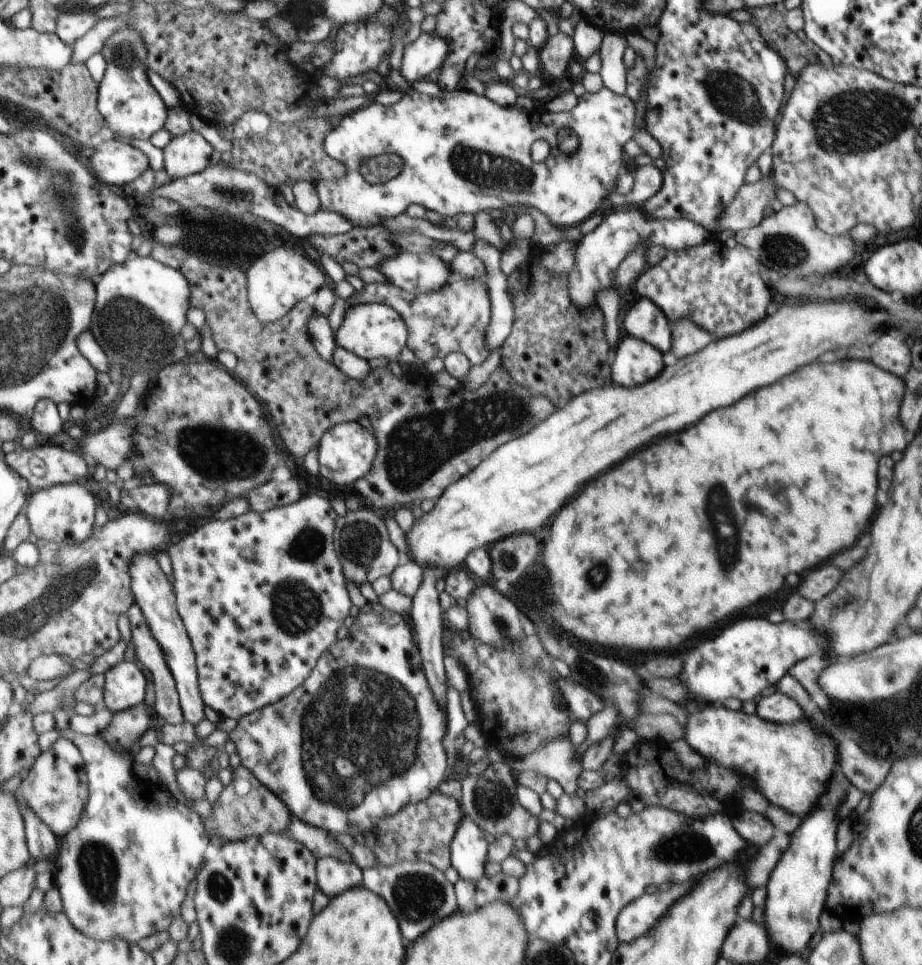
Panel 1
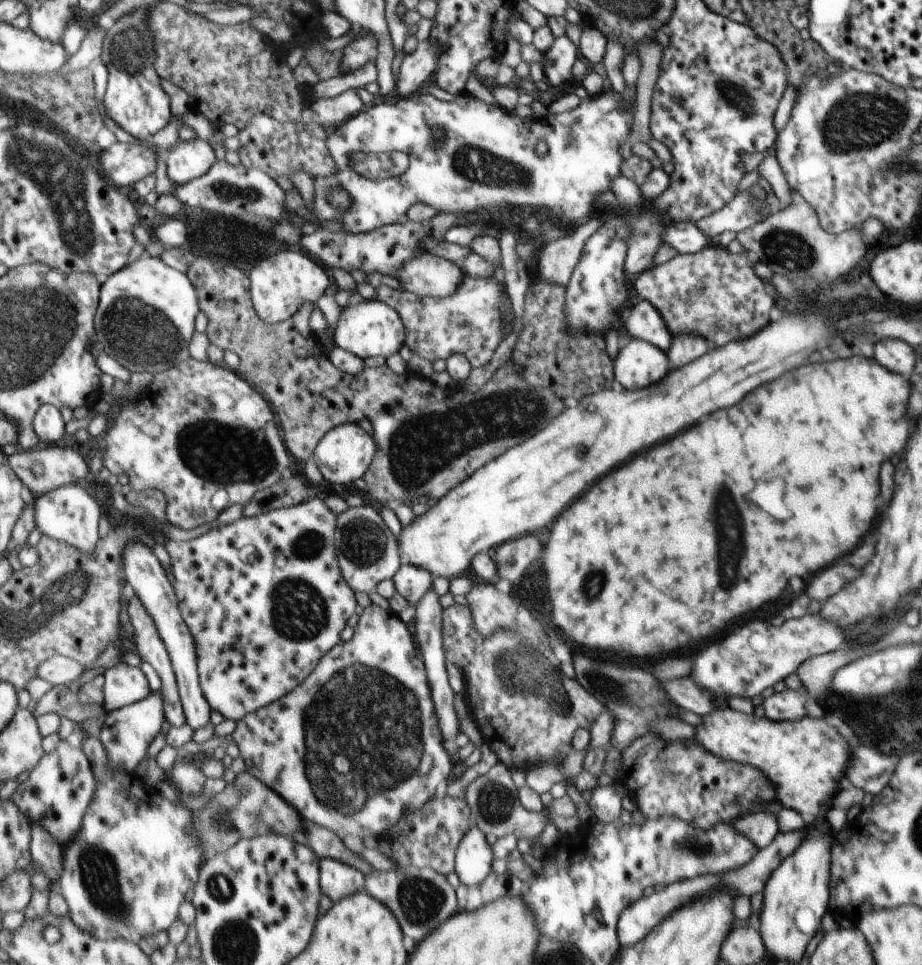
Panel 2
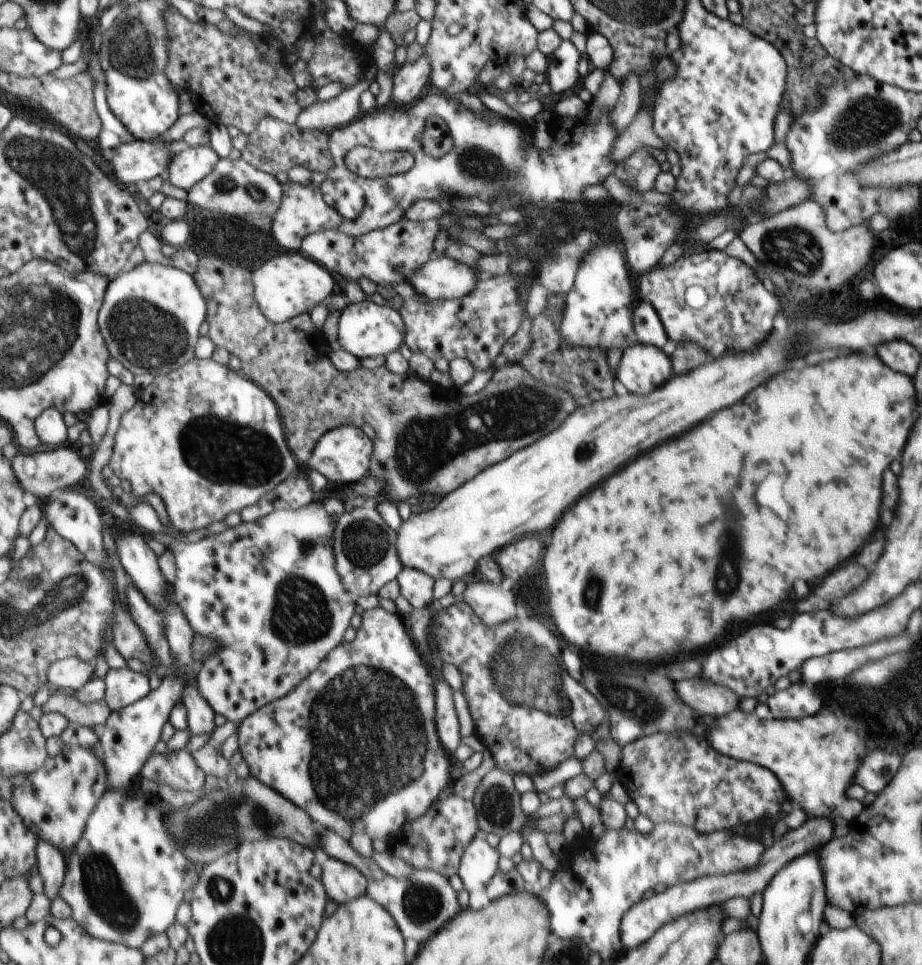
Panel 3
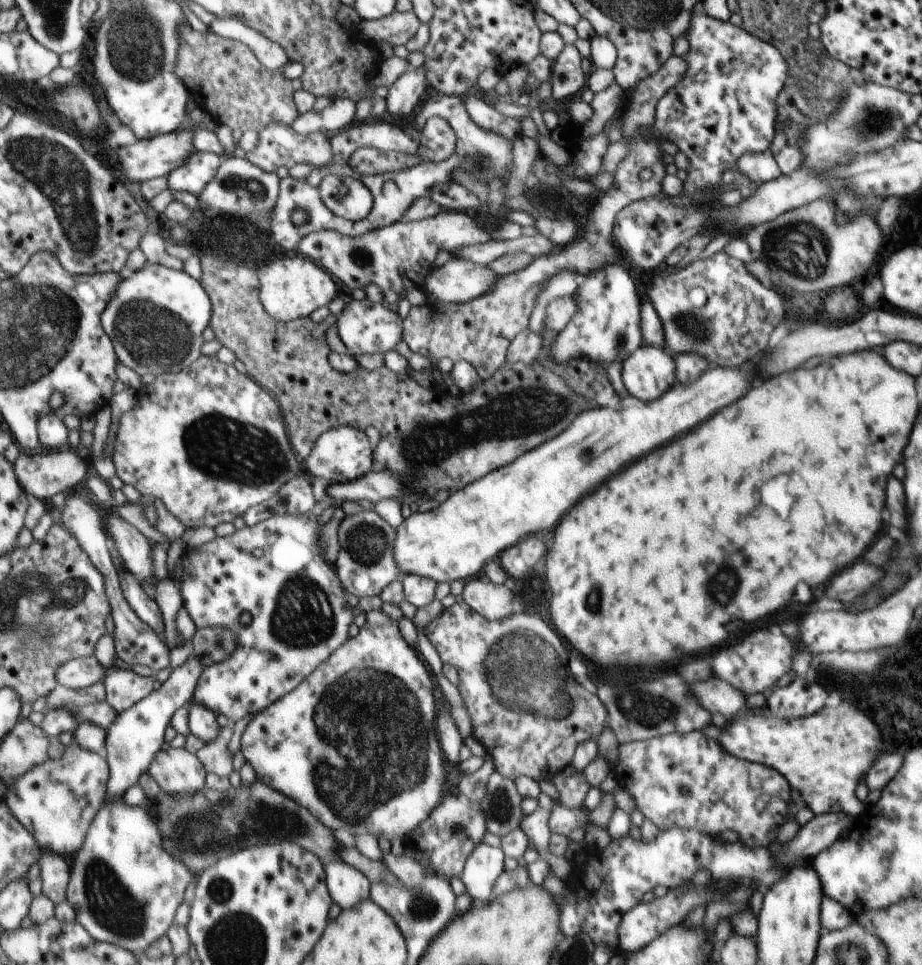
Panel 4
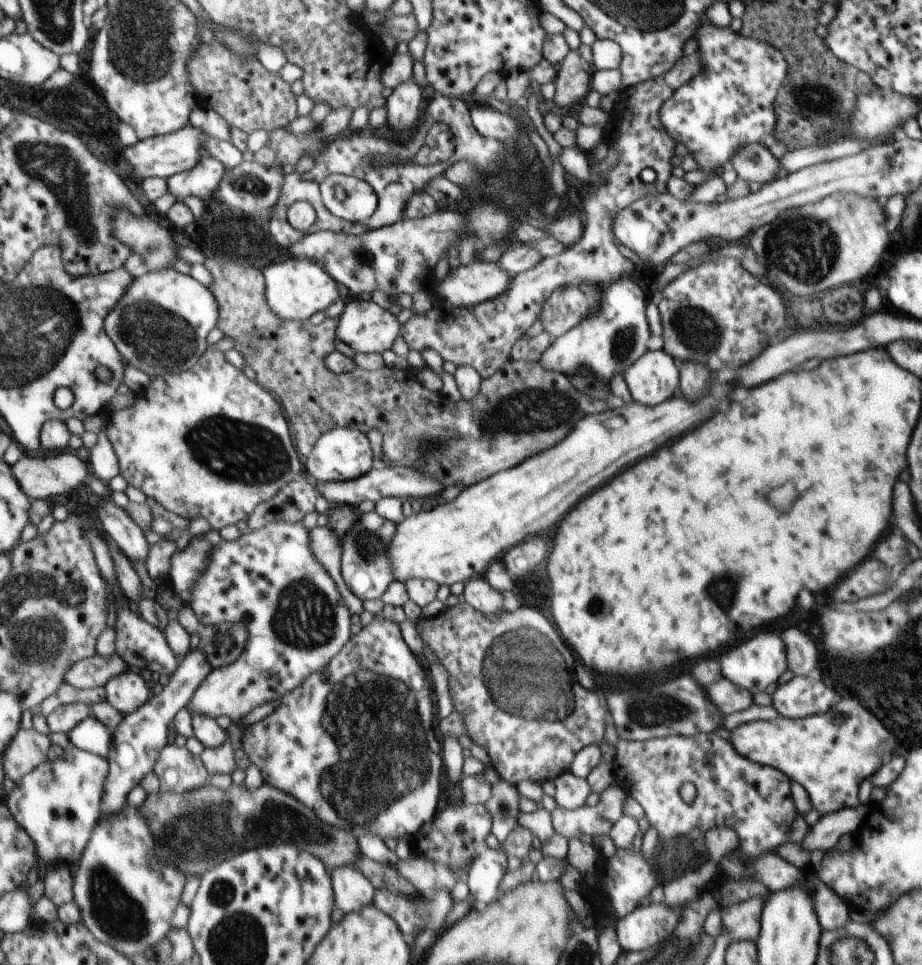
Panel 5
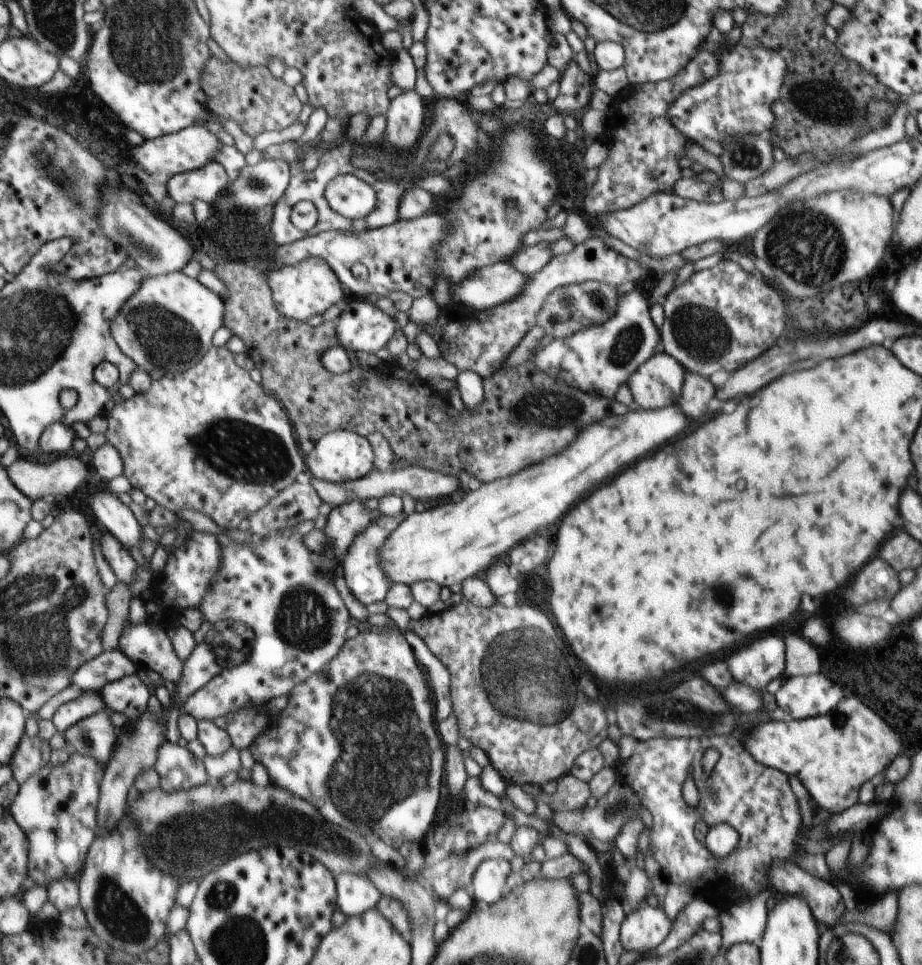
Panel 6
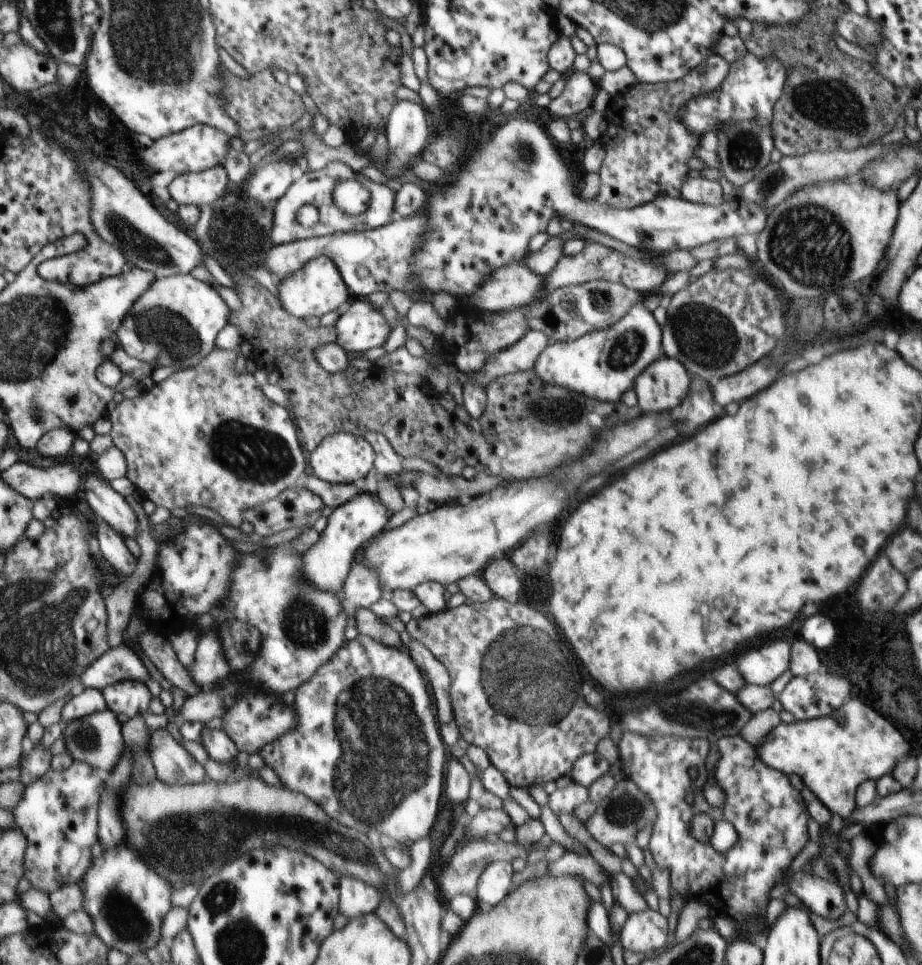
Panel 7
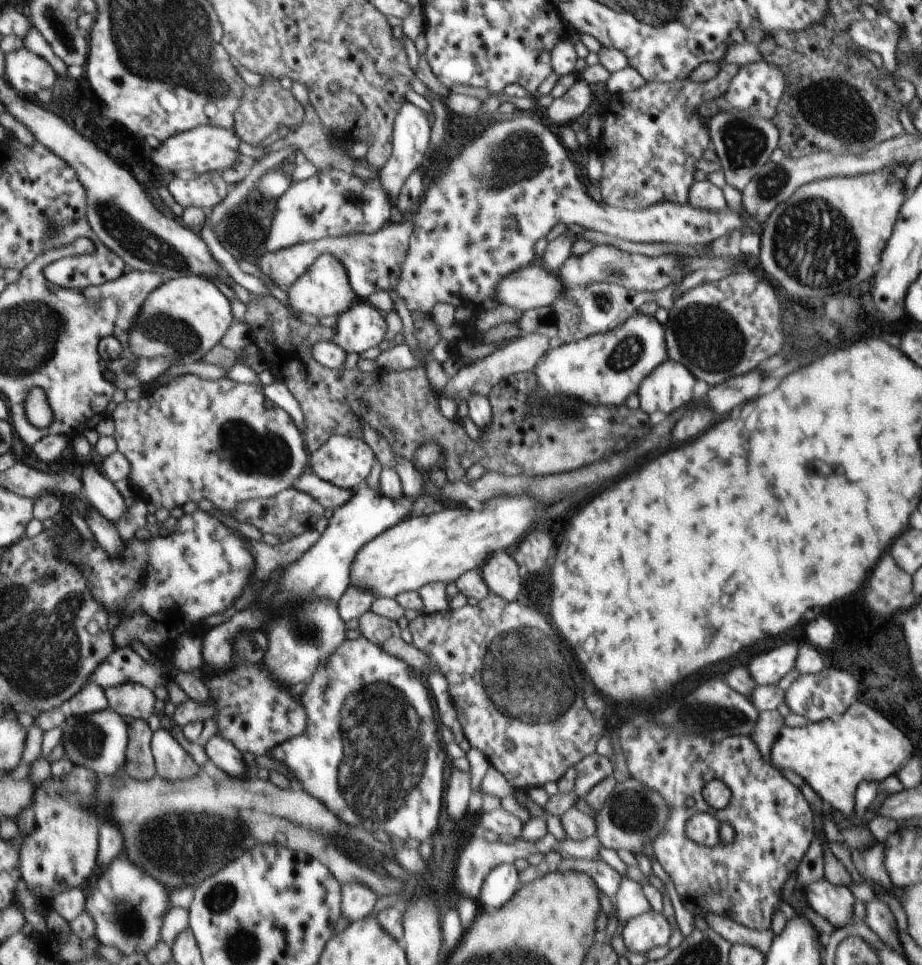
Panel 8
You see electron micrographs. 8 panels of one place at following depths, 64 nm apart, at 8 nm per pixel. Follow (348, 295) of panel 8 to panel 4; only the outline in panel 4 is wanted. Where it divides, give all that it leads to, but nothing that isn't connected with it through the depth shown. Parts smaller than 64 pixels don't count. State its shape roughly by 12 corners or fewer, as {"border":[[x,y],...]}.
{"border":[[282,258],[259,270],[280,322],[330,306],[338,284],[320,264]]}

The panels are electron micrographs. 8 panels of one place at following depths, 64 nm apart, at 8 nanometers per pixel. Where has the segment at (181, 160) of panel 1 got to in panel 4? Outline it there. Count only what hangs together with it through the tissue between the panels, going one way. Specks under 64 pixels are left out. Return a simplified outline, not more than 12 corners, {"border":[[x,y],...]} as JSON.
{"border":[[197,150],[169,176],[170,190],[201,195],[217,178],[218,153]]}

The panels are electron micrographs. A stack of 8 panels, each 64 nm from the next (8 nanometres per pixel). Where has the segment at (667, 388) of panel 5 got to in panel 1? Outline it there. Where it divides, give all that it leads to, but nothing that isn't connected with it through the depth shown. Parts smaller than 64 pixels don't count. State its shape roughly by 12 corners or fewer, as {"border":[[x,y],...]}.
{"border":[[644,339],[618,342],[612,378],[620,386],[646,384],[664,368]]}

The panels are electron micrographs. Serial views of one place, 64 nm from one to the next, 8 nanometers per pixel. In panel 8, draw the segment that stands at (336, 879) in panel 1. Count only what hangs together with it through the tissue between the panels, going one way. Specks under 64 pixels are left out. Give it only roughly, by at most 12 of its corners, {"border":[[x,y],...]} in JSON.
{"border":[[343,885],[343,916],[351,924],[371,916],[375,892]]}

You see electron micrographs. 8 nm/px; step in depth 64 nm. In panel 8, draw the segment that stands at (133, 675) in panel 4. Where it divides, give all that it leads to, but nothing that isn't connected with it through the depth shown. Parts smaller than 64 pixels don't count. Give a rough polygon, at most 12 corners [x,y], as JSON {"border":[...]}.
{"border":[[140,683],[107,688],[110,708],[129,720],[150,720],[154,690]]}

